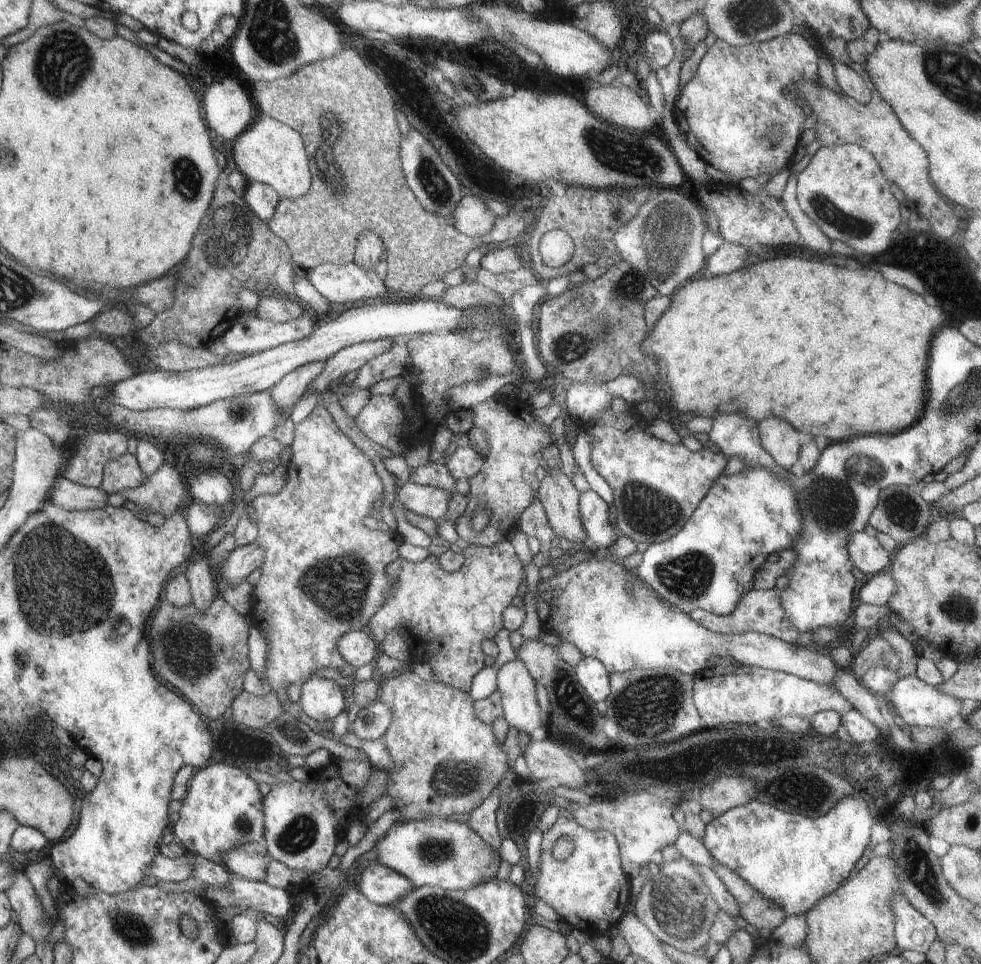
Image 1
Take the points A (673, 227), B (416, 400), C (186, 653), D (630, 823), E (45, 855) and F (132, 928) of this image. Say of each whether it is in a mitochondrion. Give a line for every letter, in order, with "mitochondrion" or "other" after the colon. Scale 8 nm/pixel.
A: mitochondrion
B: other
C: mitochondrion
D: other
E: other
F: mitochondrion

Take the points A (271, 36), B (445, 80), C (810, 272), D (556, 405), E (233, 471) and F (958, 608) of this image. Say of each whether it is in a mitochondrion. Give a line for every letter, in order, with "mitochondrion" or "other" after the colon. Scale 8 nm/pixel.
A: mitochondrion
B: other
C: other
D: other
E: other
F: mitochondrion

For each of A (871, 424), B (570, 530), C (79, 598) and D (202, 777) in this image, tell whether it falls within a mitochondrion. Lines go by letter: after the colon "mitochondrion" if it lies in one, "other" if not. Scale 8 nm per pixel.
A: other
B: other
C: mitochondrion
D: other

